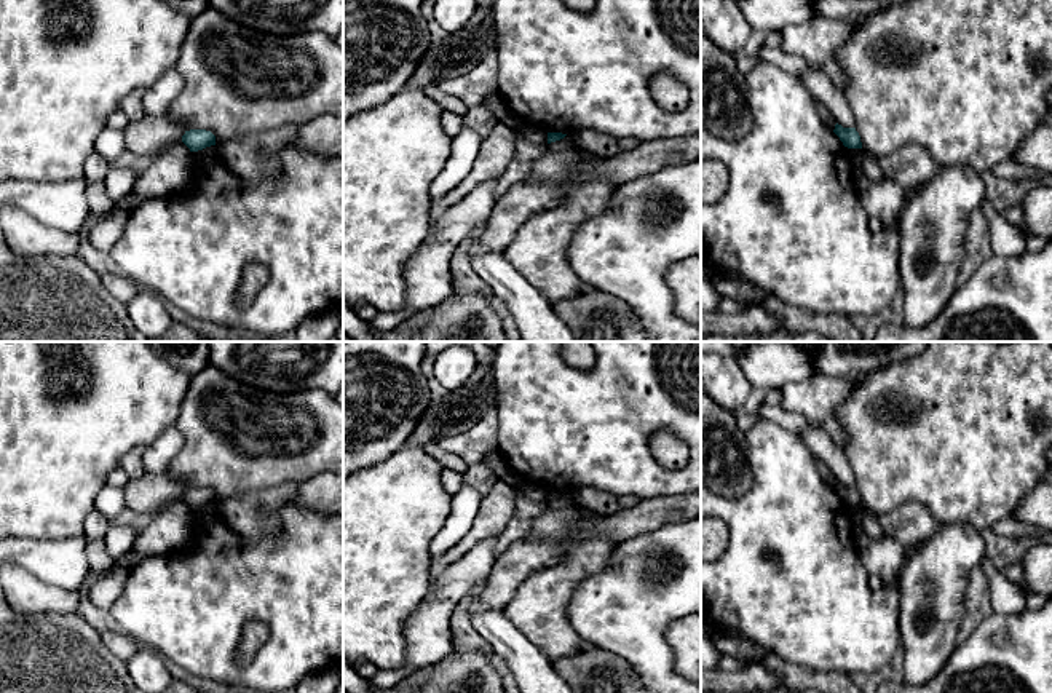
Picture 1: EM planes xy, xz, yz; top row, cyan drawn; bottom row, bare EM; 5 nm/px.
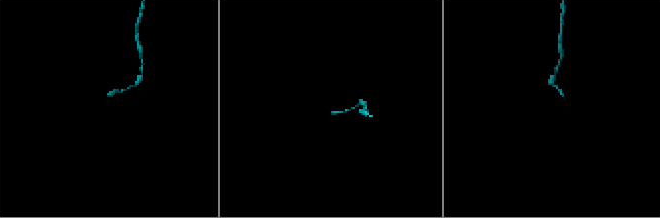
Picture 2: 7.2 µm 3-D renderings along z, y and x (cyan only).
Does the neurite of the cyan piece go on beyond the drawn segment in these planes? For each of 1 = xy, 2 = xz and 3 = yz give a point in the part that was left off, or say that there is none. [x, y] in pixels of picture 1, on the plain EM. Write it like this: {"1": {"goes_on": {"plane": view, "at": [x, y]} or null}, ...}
{"1": {"goes_on": null}, "2": {"goes_on": null}, "3": {"goes_on": null}}

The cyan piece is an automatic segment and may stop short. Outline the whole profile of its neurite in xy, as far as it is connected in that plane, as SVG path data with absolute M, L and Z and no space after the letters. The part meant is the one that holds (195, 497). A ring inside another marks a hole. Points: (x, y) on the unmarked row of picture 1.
M190 487L182 493L182 500L190 506L190 509L198 509L216 503L216 493L206 487Z

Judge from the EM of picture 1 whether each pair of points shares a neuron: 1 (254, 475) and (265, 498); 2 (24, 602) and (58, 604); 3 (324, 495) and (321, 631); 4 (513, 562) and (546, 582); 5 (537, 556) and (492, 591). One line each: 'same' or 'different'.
1: different
2: same
3: different
4: different
5: same

